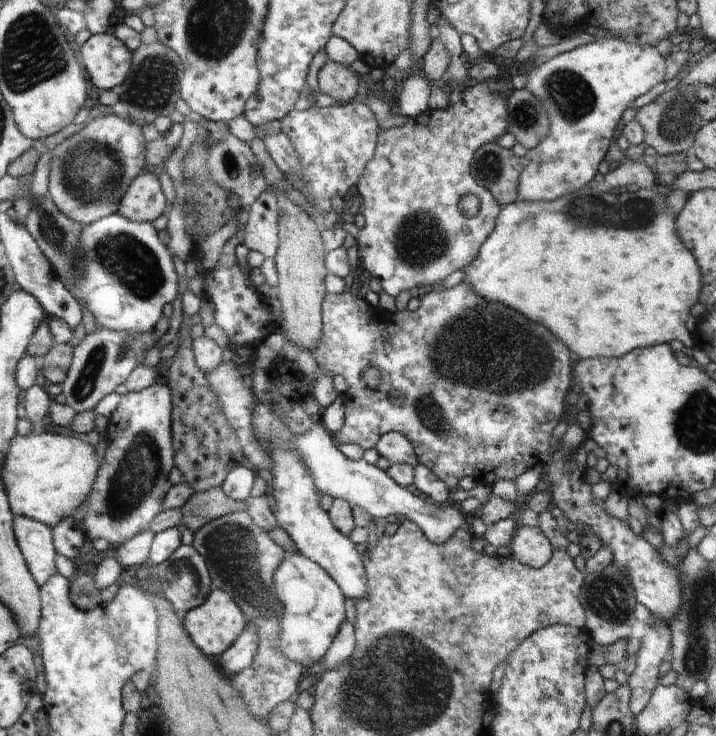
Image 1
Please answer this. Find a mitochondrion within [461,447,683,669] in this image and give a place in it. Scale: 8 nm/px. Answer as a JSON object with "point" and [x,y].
{"point":[606,595]}

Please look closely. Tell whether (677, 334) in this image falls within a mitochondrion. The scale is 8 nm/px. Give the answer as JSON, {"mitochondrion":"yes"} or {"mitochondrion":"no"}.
{"mitochondrion":"no"}

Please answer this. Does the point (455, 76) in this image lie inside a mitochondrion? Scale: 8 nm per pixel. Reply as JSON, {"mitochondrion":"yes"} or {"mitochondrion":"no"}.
{"mitochondrion":"no"}

